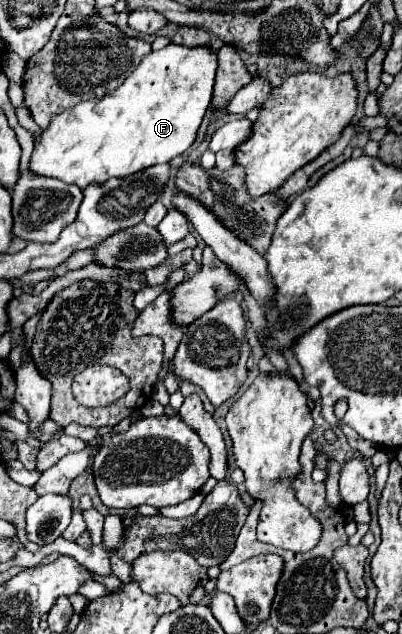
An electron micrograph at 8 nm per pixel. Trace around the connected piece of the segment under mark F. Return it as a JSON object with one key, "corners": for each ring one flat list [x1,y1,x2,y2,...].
{"corners":[[168,44,162,50,152,50,142,58,140,66,122,82,122,86,112,90,112,94,106,94,96,104,80,102,74,108,58,114,38,138,30,158,30,170,40,176,58,178,66,184,86,188,92,182,102,184,108,178,130,176,148,166,170,162,174,156,180,156,192,146,212,98,216,70,218,52,212,46,188,48,180,44]]}

